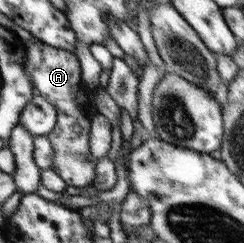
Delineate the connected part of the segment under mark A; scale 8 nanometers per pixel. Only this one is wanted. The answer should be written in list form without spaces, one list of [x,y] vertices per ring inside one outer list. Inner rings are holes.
[[[41,42],[29,43],[26,55],[26,66],[32,84],[57,110],[57,122],[49,135],[49,141],[55,151],[50,170],[53,170],[69,186],[77,188],[90,186],[96,176],[95,168],[98,159],[89,150],[91,119],[75,102],[75,93],[79,89],[87,88],[81,76],[80,60],[75,53],[53,48]]]

